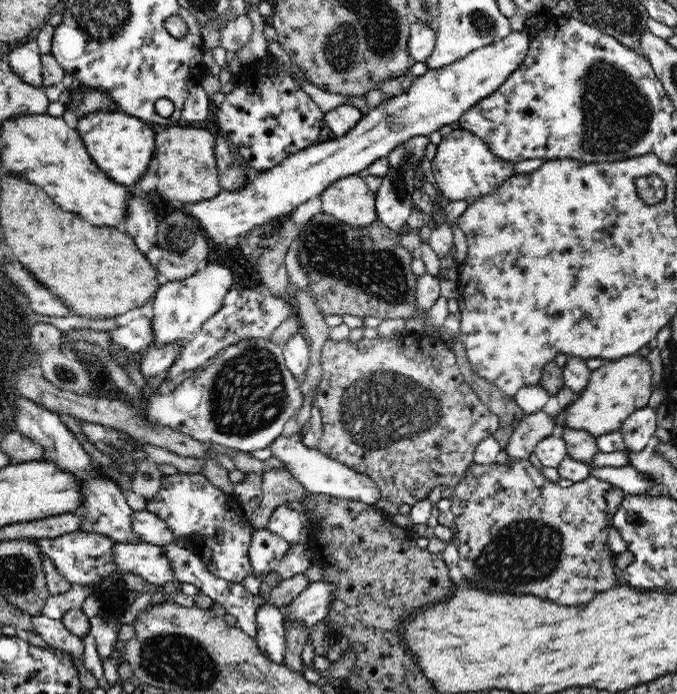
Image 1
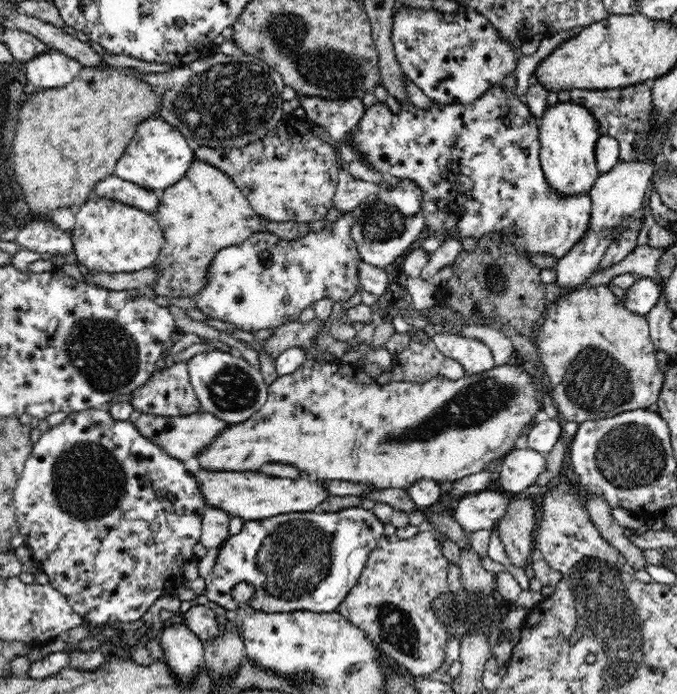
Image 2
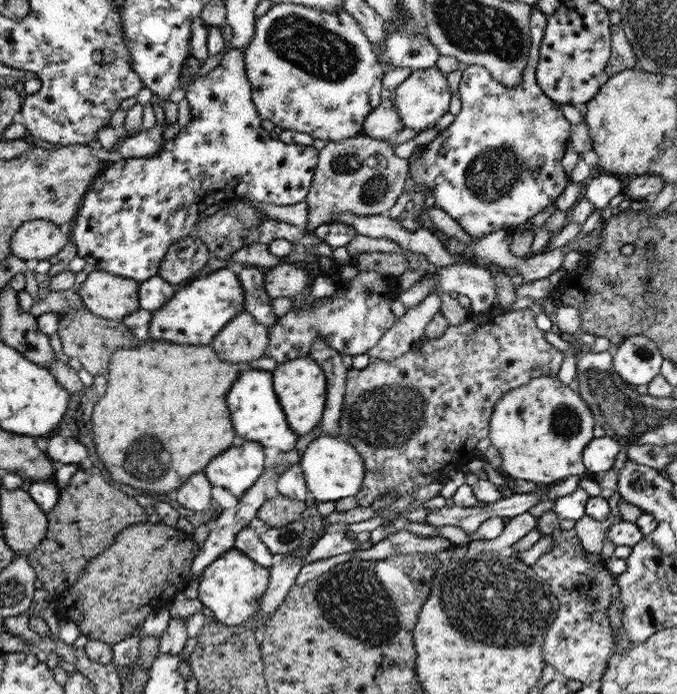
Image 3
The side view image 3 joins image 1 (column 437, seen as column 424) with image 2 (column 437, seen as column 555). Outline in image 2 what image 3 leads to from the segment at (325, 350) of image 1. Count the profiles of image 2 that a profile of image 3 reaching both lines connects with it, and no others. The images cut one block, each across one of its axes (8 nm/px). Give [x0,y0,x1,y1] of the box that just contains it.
[391,338,465,384]

